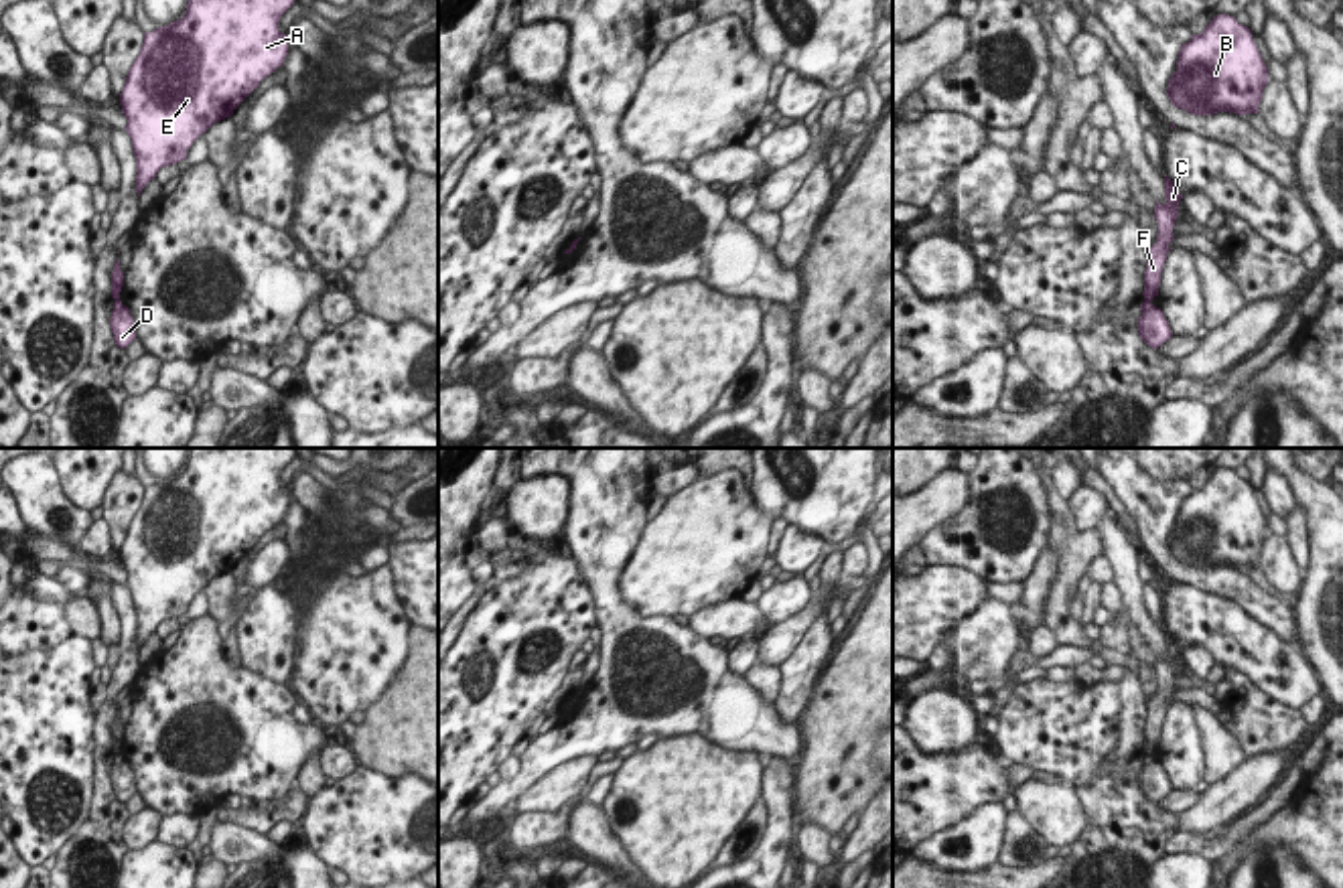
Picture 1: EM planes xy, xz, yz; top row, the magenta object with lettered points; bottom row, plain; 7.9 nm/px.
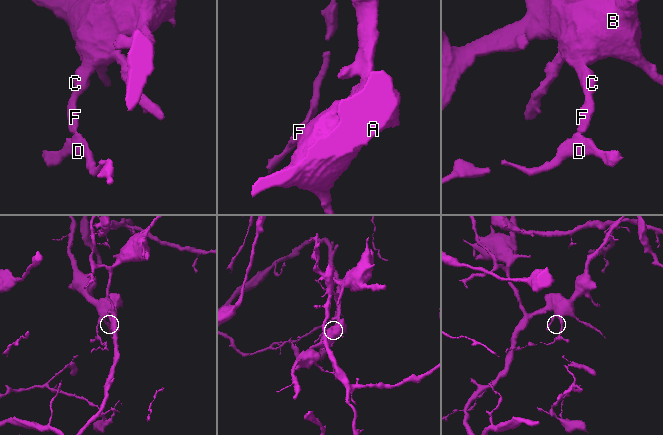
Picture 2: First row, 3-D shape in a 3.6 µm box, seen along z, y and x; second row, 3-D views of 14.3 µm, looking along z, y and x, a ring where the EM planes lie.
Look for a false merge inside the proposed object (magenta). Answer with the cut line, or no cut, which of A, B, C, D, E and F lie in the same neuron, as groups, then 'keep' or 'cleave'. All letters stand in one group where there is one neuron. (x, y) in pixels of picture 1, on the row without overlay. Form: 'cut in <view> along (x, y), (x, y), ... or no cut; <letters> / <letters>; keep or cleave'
cut in yz along (1145, 751), (1149, 757); A B C E F / D; cleave

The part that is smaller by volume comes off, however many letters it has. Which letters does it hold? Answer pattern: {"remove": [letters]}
{"remove": ["D"]}

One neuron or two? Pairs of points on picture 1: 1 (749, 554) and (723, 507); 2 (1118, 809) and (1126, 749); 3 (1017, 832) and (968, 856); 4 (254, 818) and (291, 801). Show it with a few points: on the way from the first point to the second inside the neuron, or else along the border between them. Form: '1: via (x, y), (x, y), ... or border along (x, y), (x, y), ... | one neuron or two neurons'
1: via (737, 542), (723, 528), (723, 520) | one neuron
2: via (1118, 795), (1118, 769), (1122, 763) | one neuron
3: border along (1009, 816), (997, 862) | two neurons
4: via (262, 818), (283, 809) | one neuron

